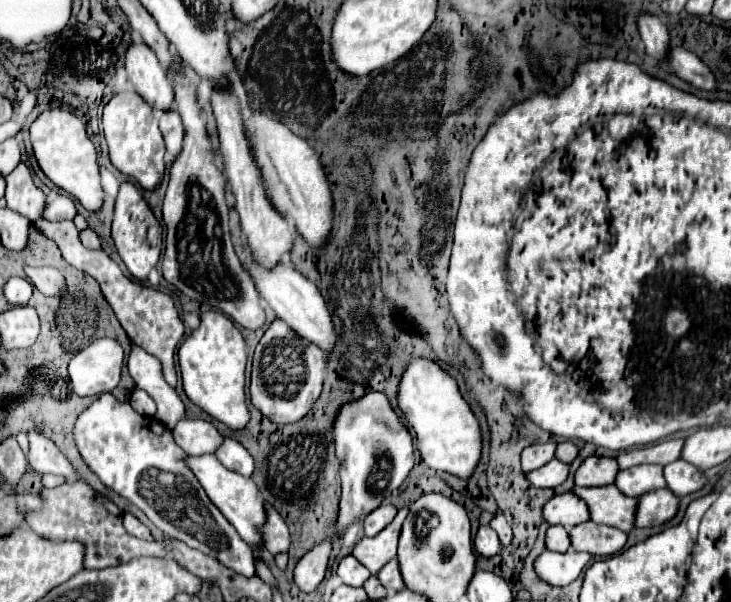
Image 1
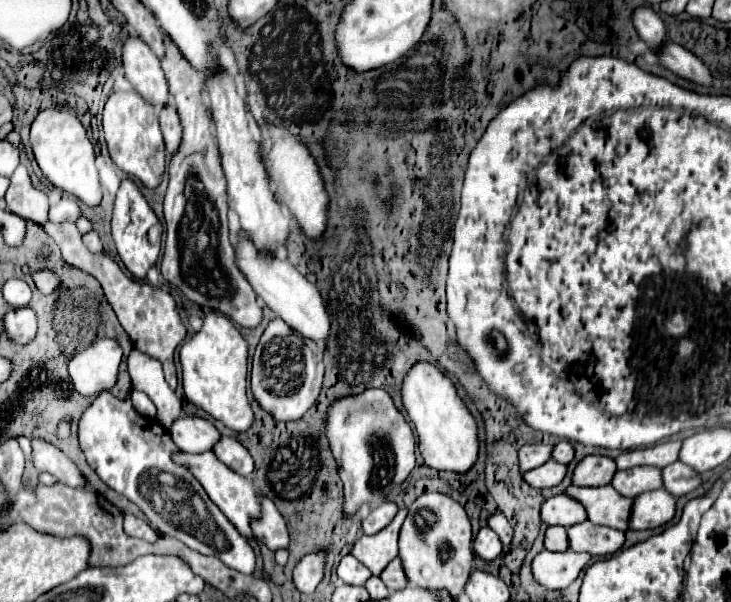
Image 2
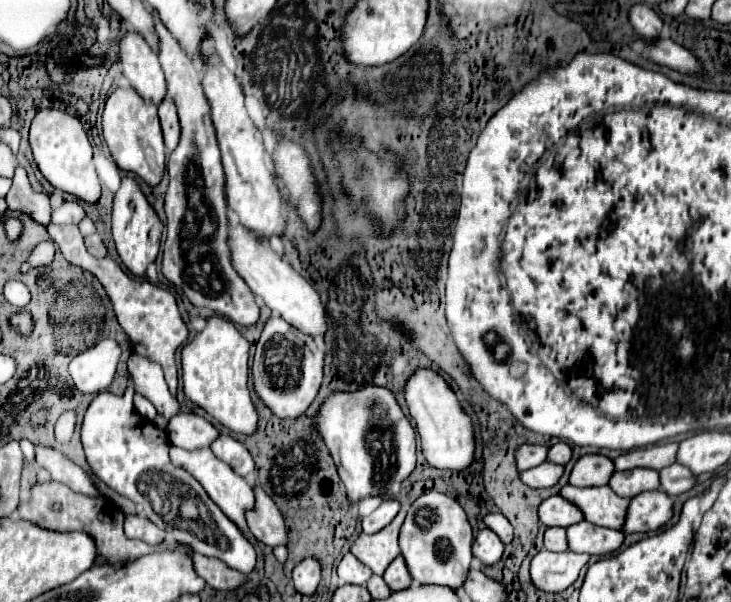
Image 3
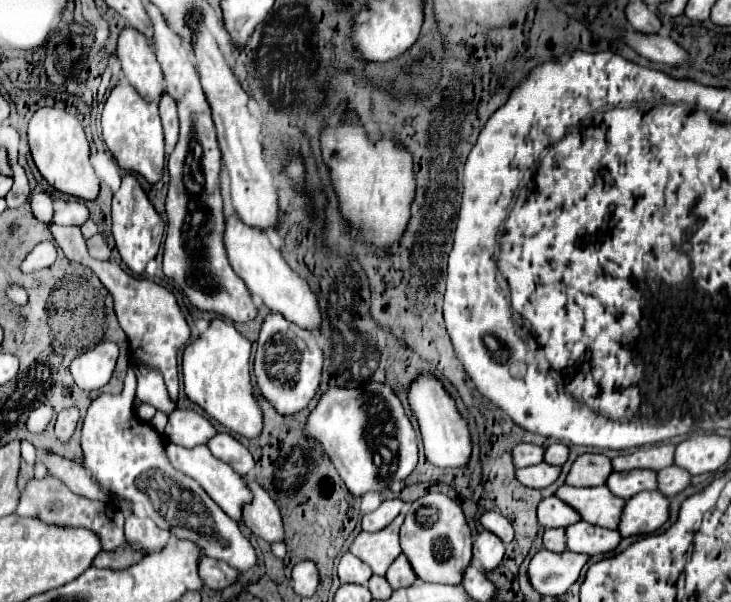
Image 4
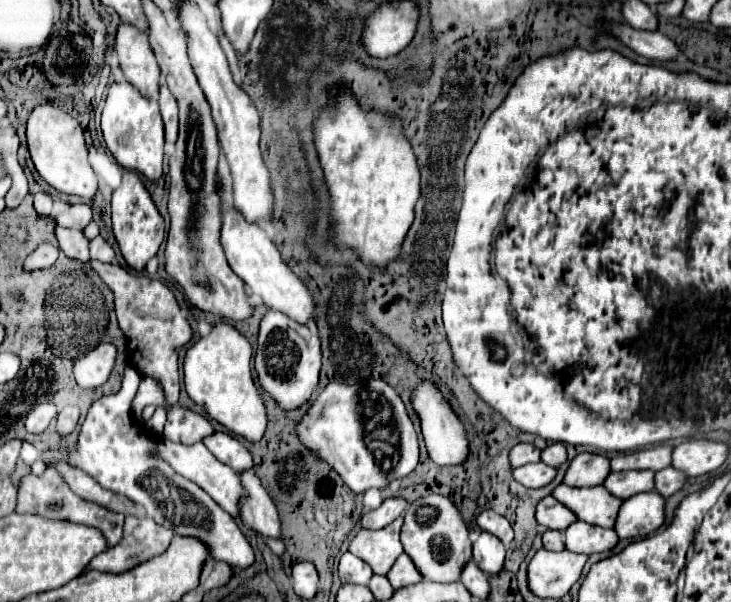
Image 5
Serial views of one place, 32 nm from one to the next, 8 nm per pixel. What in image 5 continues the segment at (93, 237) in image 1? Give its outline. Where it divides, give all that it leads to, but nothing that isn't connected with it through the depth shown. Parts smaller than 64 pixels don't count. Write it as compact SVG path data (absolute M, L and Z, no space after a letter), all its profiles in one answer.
M96 236L96 238L90 242L90 256L92 256L94 260L100 260L100 262L114 262L114 260L116 260L114 248L112 248L102 236Z

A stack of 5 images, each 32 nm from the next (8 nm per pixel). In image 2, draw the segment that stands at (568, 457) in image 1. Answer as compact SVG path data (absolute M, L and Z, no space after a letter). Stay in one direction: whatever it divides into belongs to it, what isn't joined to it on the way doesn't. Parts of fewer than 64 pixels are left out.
M558 442L552 450L552 460L560 464L568 464L574 458L574 446L570 442Z

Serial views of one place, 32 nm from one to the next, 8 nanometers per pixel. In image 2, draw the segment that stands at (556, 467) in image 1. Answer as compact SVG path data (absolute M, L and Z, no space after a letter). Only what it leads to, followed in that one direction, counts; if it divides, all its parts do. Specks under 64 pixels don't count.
M548 460L546 464L524 472L522 478L528 480L528 484L532 488L552 488L552 486L562 482L564 474L566 474L566 466L564 464L556 464L554 460Z

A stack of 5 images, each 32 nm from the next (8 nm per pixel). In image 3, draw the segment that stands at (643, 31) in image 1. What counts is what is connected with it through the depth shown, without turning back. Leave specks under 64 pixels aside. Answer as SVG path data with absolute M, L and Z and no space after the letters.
M638 2L630 8L628 12L628 18L630 18L630 24L632 28L636 30L638 36L646 38L646 40L652 40L656 36L660 36L660 30L662 30L662 20L660 16L650 8L646 6L644 2Z

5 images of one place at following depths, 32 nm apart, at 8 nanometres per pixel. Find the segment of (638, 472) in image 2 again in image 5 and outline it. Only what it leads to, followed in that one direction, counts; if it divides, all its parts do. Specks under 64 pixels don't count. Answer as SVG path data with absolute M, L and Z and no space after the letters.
M636 470L610 472L608 478L604 480L604 488L612 496L616 496L620 500L626 500L634 494L654 490L654 472L636 472Z

